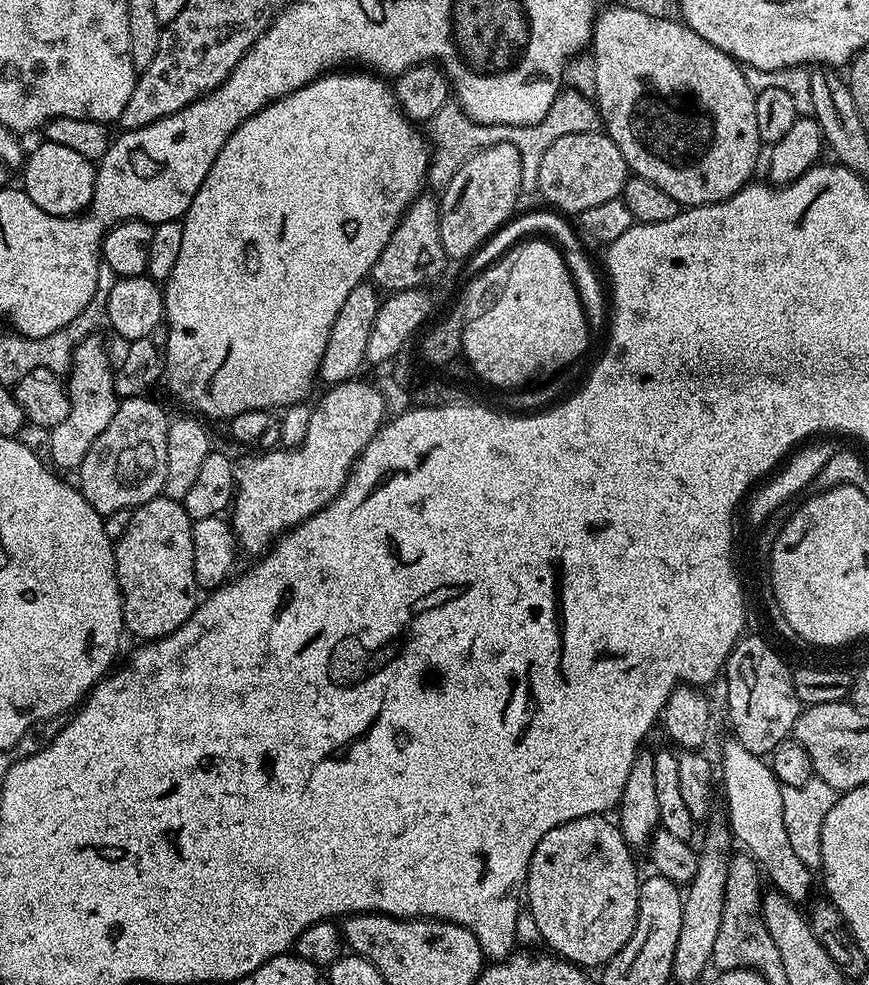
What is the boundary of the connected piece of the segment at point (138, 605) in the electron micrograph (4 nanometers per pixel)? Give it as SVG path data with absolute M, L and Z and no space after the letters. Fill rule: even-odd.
M161 494L150 502L133 508L130 526L126 526L126 534L122 534L122 538L115 541L114 547L116 577L120 583L120 596L124 599L125 629L129 633L141 636L141 641L151 642L181 628L198 606L198 589L194 578L192 519L186 514L183 503Z

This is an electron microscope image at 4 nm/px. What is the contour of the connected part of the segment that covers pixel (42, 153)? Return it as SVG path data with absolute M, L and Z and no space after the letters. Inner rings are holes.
M40 142L36 149L27 153L22 165L24 184L22 190L46 214L51 216L75 216L83 213L91 205L96 185L97 165L82 158L75 150L66 146Z

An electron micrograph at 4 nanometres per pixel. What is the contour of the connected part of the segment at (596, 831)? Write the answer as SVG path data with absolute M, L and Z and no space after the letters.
M607 815L583 816L574 818L562 826L554 826L538 842L534 854L530 858L526 893L528 892L527 911L531 912L541 938L545 945L557 957L570 964L592 967L607 964L626 942L630 942L630 934L634 934L634 926L638 918L638 902L640 901L641 877L636 877L636 864L632 861L633 849L624 841L615 823L608 821Z

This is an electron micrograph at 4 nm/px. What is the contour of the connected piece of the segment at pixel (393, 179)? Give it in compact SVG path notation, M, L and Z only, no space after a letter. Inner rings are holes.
M340 70L333 71L331 74L325 74L310 84L305 84L296 92L292 92L288 96L283 96L281 100L276 100L272 104L267 104L265 108L260 109L258 114L254 114L246 122L242 122L242 126L238 126L230 134L230 138L226 142L226 146L222 146L222 150L218 150L218 158L214 158L214 166L210 166L210 174L206 174L206 178L202 178L202 186L198 186L198 194L194 194L194 198L190 202L188 211L182 217L184 229L182 230L182 246L178 249L178 262L174 265L172 277L163 285L164 293L164 320L166 328L168 324L168 336L164 340L164 375L163 379L168 380L168 388L181 400L184 404L189 404L194 408L201 417L209 416L212 420L231 421L232 417L242 414L246 410L283 410L289 404L298 404L309 399L308 391L312 388L312 379L317 379L320 371L320 363L322 362L322 354L326 350L326 342L330 338L330 326L334 326L334 318L338 318L338 310L342 310L342 302L346 302L346 298L350 294L350 290L354 290L354 286L365 283L369 279L374 262L378 262L378 258L384 250L386 244L390 242L400 220L403 219L408 208L415 203L418 196L421 195L422 189L425 187L426 181L429 179L430 165L430 144L424 136L419 132L417 125L405 115L403 109L396 101L396 94L391 83L388 84L387 79L381 78L376 74L369 74L364 70L356 70L360 72L344 72Z

